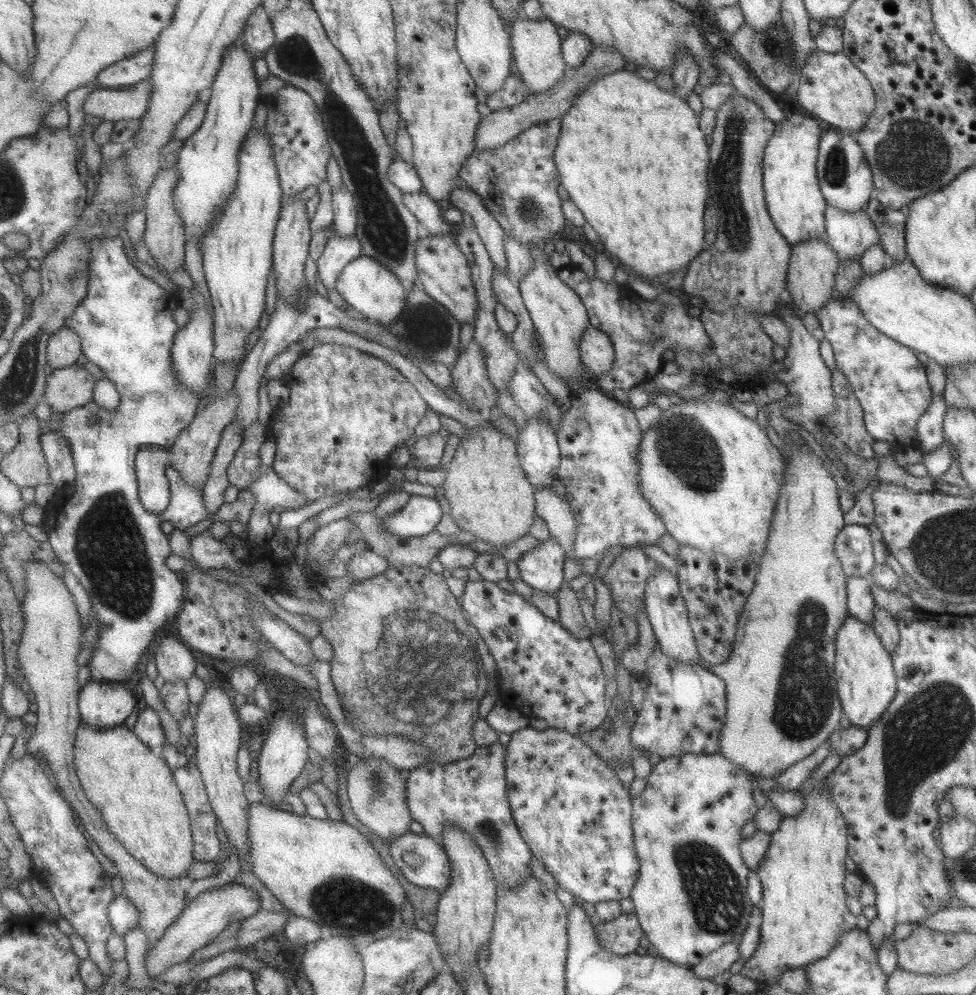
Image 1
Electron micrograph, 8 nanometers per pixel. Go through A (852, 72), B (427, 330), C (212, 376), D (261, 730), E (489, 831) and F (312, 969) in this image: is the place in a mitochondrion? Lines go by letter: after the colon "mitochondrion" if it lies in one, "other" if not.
A: other
B: mitochondrion
C: other
D: other
E: mitochondrion
F: other

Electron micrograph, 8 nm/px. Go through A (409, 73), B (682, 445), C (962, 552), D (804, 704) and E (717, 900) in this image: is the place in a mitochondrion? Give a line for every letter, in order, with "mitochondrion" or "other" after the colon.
A: mitochondrion
B: mitochondrion
C: mitochondrion
D: mitochondrion
E: mitochondrion

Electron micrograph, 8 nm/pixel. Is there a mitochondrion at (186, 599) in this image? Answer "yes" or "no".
no

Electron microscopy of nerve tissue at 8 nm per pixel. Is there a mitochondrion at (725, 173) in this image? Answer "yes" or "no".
yes

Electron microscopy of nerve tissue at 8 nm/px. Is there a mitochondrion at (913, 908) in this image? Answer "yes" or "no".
no

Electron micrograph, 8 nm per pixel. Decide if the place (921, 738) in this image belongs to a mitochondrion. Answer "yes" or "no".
yes

